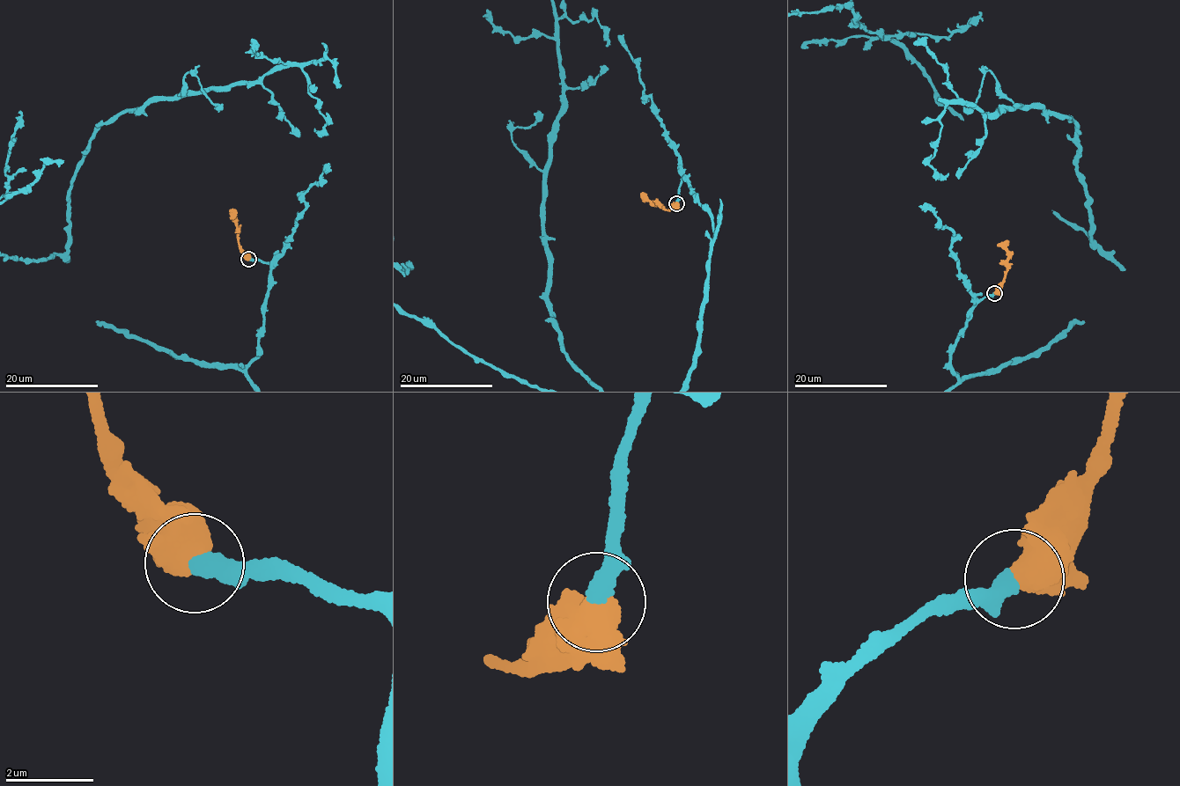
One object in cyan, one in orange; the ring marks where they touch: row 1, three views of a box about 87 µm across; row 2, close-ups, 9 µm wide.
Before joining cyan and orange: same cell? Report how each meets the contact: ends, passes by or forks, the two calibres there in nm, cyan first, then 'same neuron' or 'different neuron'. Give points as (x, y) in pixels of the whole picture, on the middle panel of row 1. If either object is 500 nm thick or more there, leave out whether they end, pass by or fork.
calibres 440 and 800 nm; same neuron

